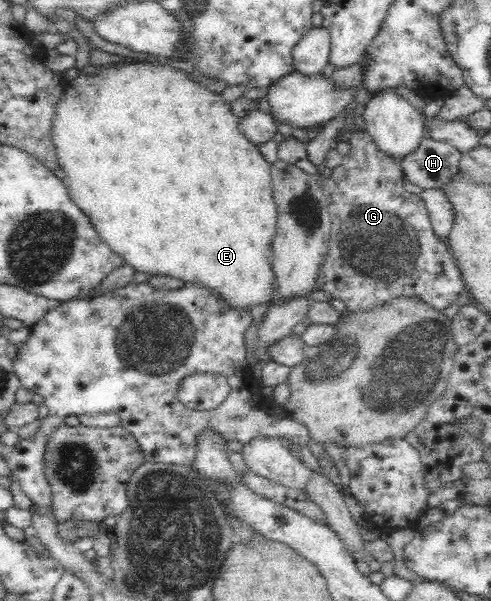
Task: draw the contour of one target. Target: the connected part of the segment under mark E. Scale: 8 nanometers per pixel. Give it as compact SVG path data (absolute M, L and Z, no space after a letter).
M130 58L99 67L95 74L79 73L69 81L69 88L63 92L51 117L50 139L55 147L60 167L66 174L65 182L70 190L71 199L83 210L94 224L98 236L127 264L138 272L151 275L167 275L181 278L186 285L209 286L222 295L232 306L270 304L273 290L271 269L272 243L277 235L277 204L273 194L273 175L271 163L267 162L258 145L251 142L239 127L239 117L231 111L231 103L219 92L201 86L197 80L189 78L185 71L161 64L153 58Z

